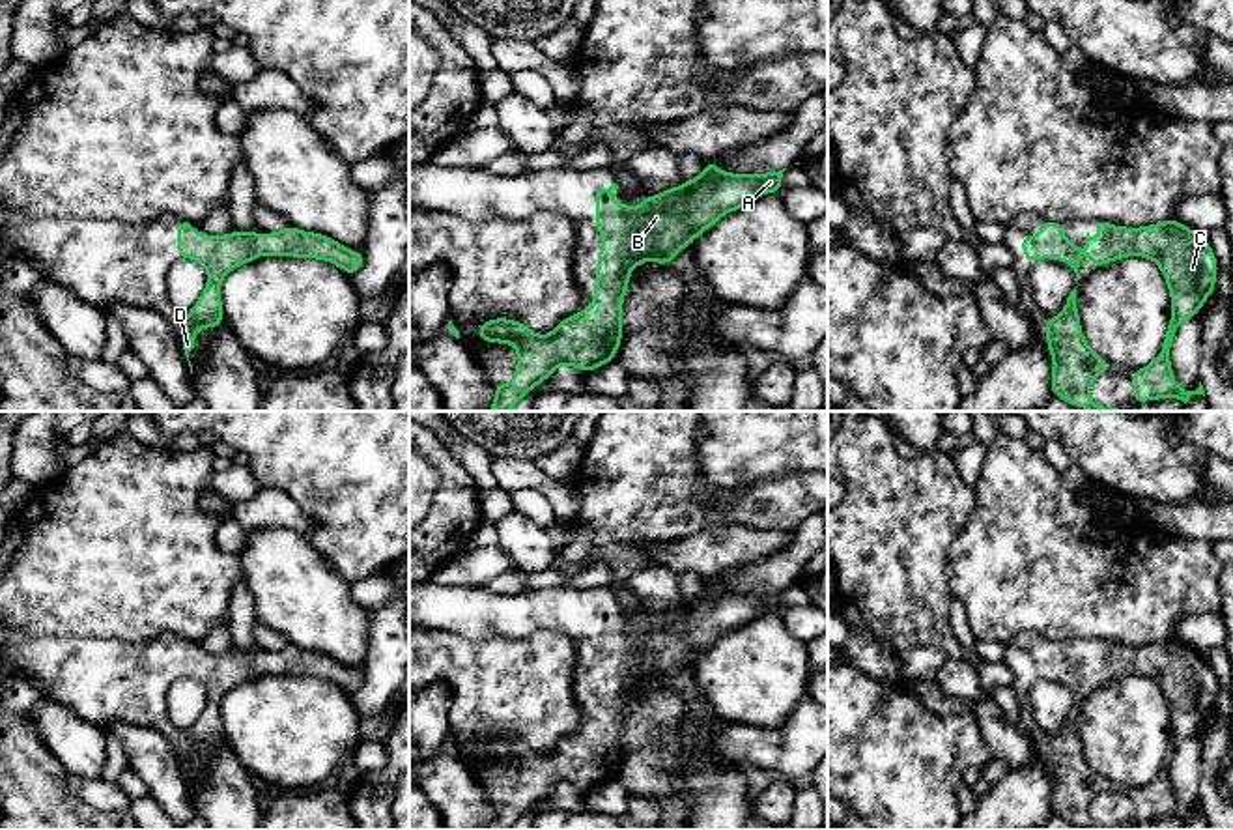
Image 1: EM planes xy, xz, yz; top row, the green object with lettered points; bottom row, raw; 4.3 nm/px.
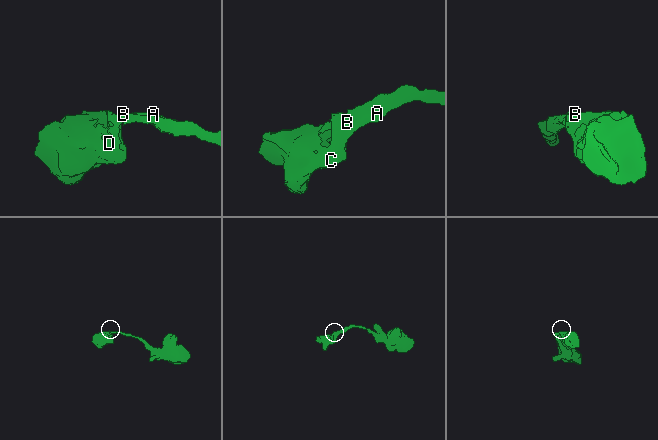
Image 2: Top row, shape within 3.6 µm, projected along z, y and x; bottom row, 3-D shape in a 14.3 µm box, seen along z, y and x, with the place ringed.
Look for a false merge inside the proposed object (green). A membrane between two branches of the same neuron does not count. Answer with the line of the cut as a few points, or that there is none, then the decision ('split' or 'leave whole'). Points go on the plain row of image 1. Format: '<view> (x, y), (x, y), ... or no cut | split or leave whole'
no cut | leave whole

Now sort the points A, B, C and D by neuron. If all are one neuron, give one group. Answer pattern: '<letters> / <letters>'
A B C D

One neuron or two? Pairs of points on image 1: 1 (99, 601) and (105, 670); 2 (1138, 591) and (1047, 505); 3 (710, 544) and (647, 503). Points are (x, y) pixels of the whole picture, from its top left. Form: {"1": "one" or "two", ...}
{"1": "two", "2": "one", "3": "two"}

